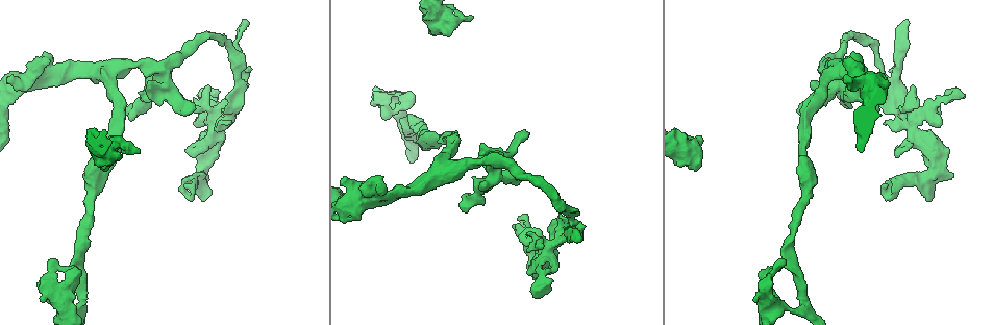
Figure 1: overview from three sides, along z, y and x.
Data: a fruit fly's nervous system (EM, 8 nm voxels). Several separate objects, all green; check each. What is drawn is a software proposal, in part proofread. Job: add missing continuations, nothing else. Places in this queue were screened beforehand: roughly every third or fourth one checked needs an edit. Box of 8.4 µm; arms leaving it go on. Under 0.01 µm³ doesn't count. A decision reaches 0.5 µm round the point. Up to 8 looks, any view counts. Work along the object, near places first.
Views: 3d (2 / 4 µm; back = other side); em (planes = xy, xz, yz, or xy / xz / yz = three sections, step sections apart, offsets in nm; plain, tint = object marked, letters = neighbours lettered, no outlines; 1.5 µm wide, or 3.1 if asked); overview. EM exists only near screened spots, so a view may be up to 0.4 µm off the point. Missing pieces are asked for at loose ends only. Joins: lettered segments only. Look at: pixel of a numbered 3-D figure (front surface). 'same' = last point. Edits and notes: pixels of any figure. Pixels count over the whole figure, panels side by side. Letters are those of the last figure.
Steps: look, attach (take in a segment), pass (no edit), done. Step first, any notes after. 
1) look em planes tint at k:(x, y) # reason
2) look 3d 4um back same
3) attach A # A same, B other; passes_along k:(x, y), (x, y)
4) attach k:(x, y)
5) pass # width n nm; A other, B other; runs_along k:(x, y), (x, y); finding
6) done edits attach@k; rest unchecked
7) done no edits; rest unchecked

look em planes tint at 1:(579, 242) # branch stops here

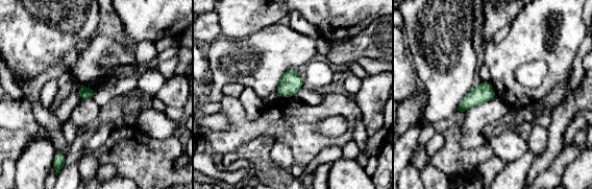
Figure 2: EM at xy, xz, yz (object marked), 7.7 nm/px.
look em planes letters same # see the neighbours

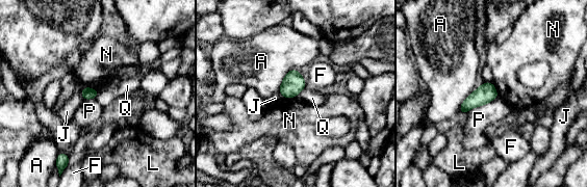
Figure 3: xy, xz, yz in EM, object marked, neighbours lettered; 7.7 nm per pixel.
pass # A other, F other, J other, L other, N other, P other, Q other; border 3:(305, 88), (296, 97); no lettered segment goes on from it

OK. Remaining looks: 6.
look em planes plain at 1:(131, 117)

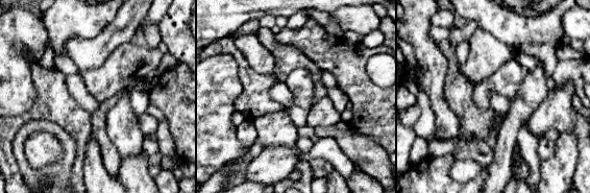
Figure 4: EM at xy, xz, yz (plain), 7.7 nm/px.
look em planes letters same

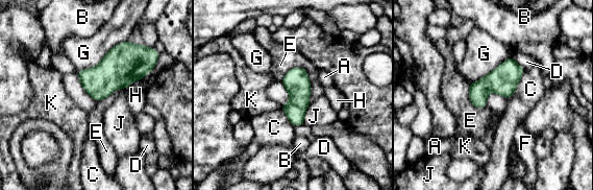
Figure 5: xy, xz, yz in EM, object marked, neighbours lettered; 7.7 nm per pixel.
pass # width 200 nm; A other, B other, C other, D other, E other, F other, G other, H other, J other, K other; border 5:(295, 66), (306, 72), (310, 103); no lettered segment goes on from it

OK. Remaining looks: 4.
look 3d 4um at 1:(845, 62) # branch stops here

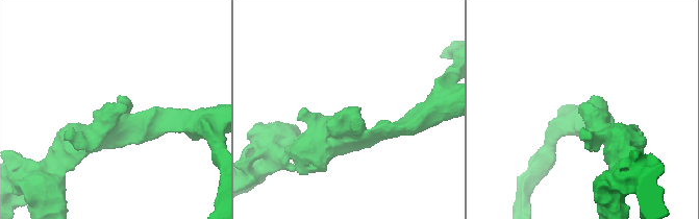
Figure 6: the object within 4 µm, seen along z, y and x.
look em planes letters at 6:(357, 106)

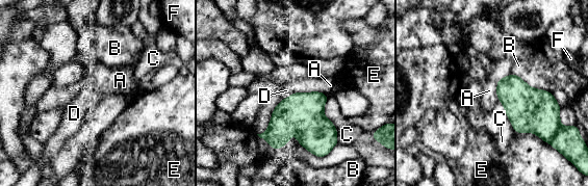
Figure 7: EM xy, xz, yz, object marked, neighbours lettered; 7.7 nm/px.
pass # width 240 nm; A other, B other, C other, D other, E other, F other; border 7:(294, 91), (322, 91), (327, 95); none of them fits

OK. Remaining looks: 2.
done no edits; rest unchecked

